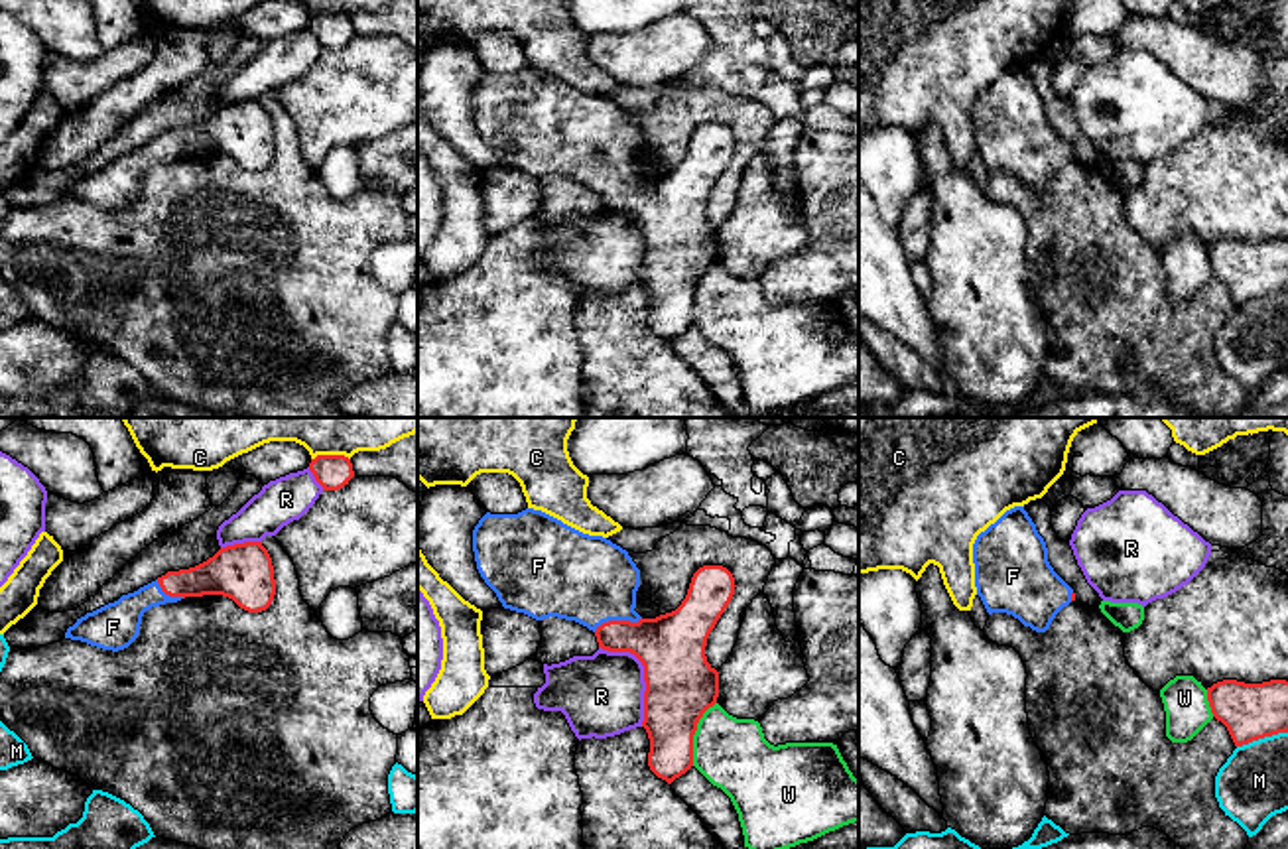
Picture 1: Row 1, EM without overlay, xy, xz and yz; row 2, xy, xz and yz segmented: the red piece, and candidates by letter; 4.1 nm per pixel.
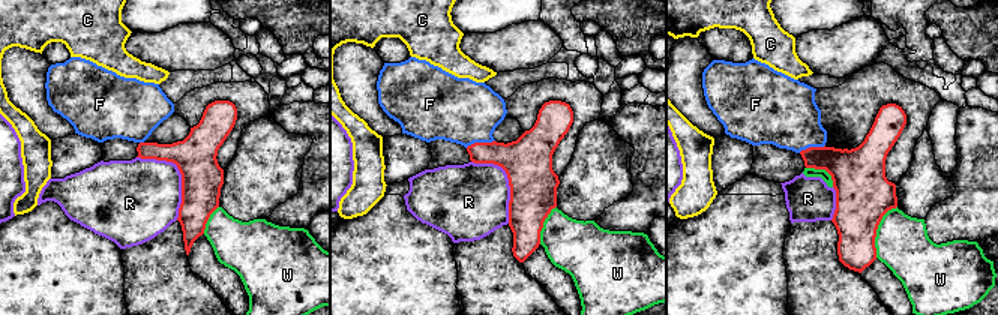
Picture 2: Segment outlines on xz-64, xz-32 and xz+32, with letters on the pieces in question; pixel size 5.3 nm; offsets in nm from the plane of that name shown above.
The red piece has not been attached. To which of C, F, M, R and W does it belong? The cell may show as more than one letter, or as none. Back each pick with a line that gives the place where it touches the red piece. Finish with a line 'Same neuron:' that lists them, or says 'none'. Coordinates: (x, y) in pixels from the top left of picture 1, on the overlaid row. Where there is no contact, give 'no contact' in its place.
F: contact xz (617, 621)
Same neuron: F

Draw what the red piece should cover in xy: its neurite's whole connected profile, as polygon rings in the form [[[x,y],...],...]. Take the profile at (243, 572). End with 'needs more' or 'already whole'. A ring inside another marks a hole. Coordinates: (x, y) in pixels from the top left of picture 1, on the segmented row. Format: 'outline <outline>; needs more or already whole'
outline [[[262,542],[226,546],[195,567],[167,571],[138,591],[77,619],[65,638],[118,652],[138,638],[146,611],[203,595],[228,597],[248,613],[266,611],[276,595],[276,579],[272,557]]]; needs more

